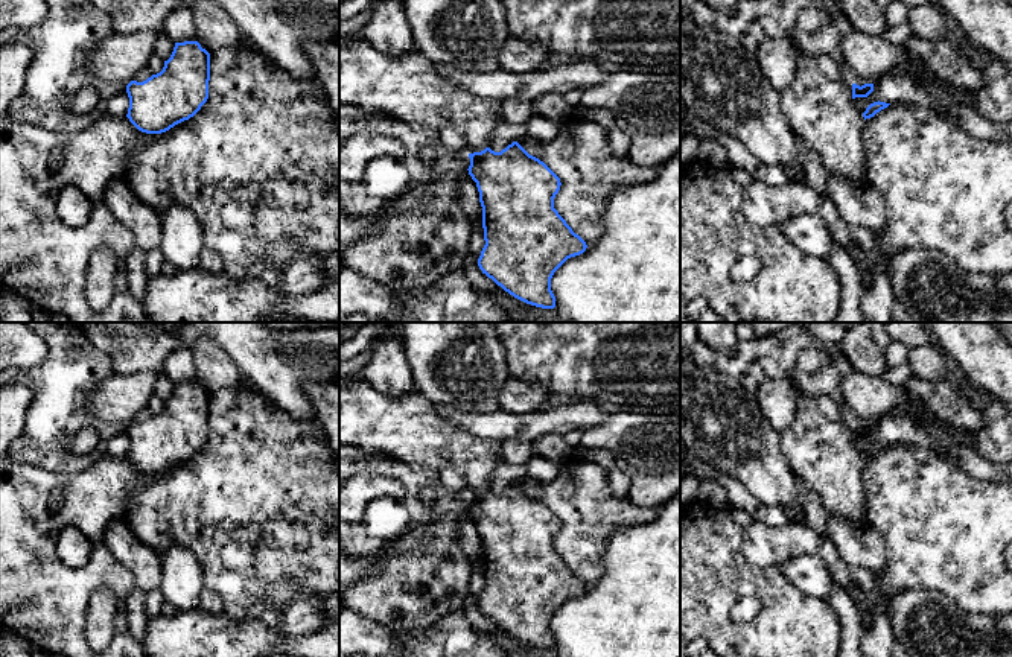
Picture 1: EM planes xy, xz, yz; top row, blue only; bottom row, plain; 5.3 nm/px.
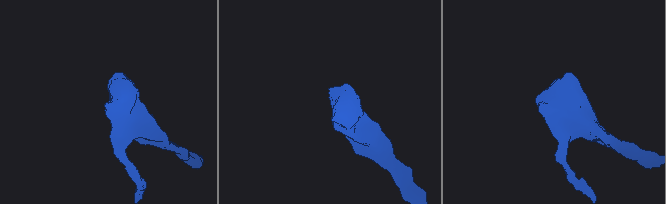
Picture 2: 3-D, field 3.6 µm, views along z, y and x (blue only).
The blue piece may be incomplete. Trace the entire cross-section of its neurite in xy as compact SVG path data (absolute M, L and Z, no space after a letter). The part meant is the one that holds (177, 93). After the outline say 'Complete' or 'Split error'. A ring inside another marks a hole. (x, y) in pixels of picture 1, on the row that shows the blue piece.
M198 41L175 43L160 73L126 85L126 117L142 132L161 134L193 117L208 99L210 53Z. Complete

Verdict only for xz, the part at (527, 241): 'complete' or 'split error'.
complete

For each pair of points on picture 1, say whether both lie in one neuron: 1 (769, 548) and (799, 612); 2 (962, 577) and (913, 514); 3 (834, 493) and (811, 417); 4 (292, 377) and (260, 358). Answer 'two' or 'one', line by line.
1: two
2: one
3: one
4: one

